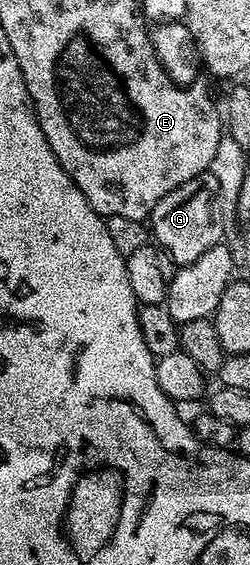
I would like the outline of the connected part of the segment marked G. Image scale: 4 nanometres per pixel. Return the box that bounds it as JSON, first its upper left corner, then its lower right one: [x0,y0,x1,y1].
[148,172,224,266]

